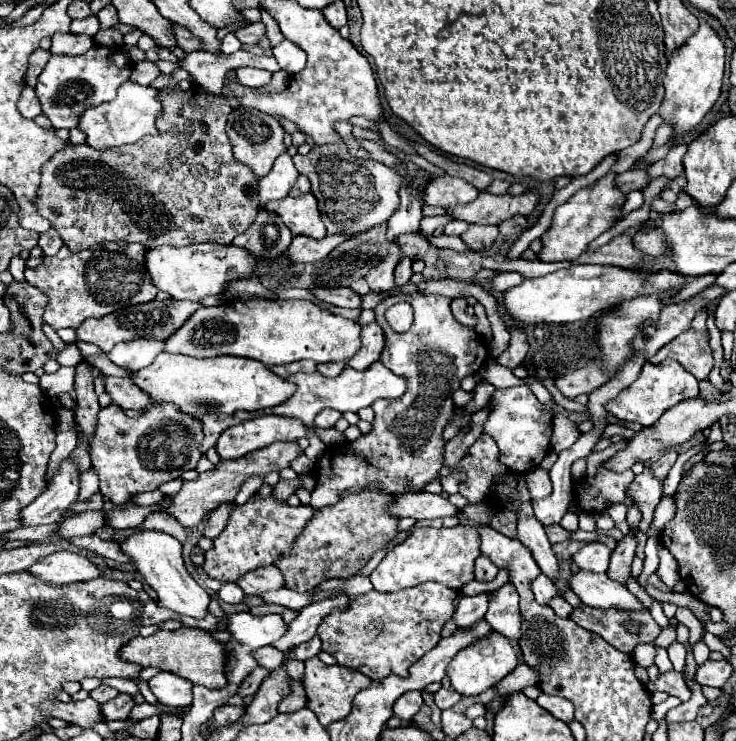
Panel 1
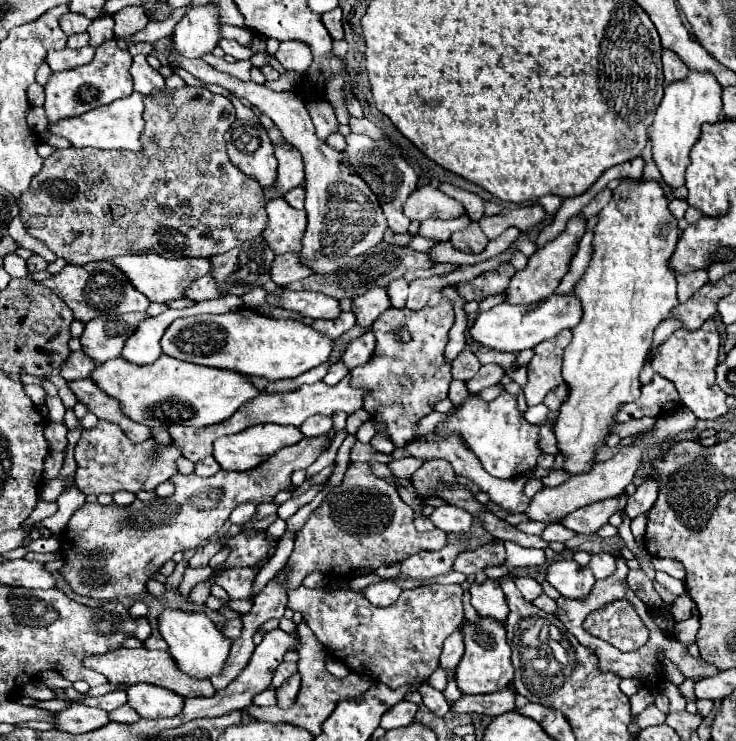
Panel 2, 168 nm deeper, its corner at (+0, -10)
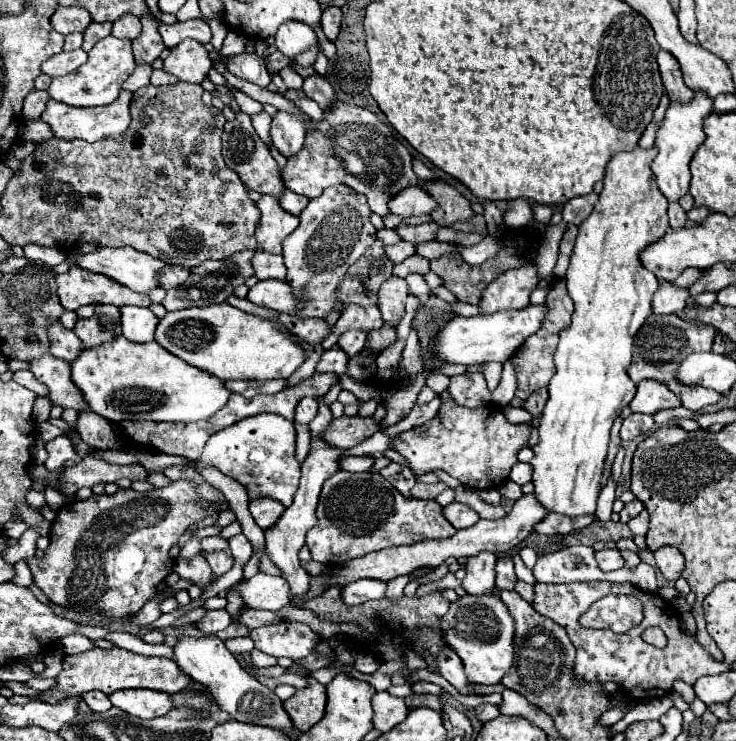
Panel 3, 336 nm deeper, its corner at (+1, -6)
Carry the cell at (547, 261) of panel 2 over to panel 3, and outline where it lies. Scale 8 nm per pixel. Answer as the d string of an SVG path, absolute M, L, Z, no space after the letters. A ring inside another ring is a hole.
M525 264L517 270L503 272L497 280L493 280L479 302L481 314L493 314L497 310L509 310L509 308L525 308L529 304L531 292L539 284L539 274L535 264Z

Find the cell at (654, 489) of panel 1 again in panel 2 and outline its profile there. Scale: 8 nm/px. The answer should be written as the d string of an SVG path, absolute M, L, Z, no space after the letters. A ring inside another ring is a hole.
M622 494L622 498L608 498L608 500L600 500L594 504L588 504L586 508L580 508L576 512L570 512L560 524L574 530L576 534L596 534L600 526L604 526L608 522L608 518L622 510L626 506L626 494Z

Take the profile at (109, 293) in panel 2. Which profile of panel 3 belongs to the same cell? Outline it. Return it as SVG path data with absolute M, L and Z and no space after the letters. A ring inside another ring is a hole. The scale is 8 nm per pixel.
M71 266L69 272L57 276L57 294L67 310L77 310L85 304L113 304L113 306L149 306L147 294L131 292L109 276Z

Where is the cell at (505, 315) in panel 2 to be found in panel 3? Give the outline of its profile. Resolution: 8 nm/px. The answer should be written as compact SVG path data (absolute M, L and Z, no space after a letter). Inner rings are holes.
M547 304L527 306L521 310L499 310L495 314L477 314L471 318L457 316L453 318L435 338L433 354L447 364L479 364L479 362L505 362L509 360L521 344L541 330L541 324L547 316Z

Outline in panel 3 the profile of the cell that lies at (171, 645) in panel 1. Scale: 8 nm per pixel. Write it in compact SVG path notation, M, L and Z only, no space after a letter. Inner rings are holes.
M93 648L83 654L65 656L63 670L57 676L57 682L59 686L55 690L43 692L41 700L45 702L63 700L65 696L81 696L83 692L89 692L89 690L101 690L105 694L113 694L125 688L151 688L167 694L177 694L177 692L183 692L193 680L185 676L179 670L179 666L169 658L149 658L123 648L113 648L113 650Z

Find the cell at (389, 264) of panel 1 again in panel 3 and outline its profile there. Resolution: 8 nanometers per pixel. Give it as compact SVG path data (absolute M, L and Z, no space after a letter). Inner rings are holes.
M345 304L341 318L337 320L335 328L331 330L331 334L323 340L323 348L329 350L337 344L339 336L347 330L363 330L369 332L373 328L381 328L383 320L381 320L381 312L377 306L359 306L359 304Z

